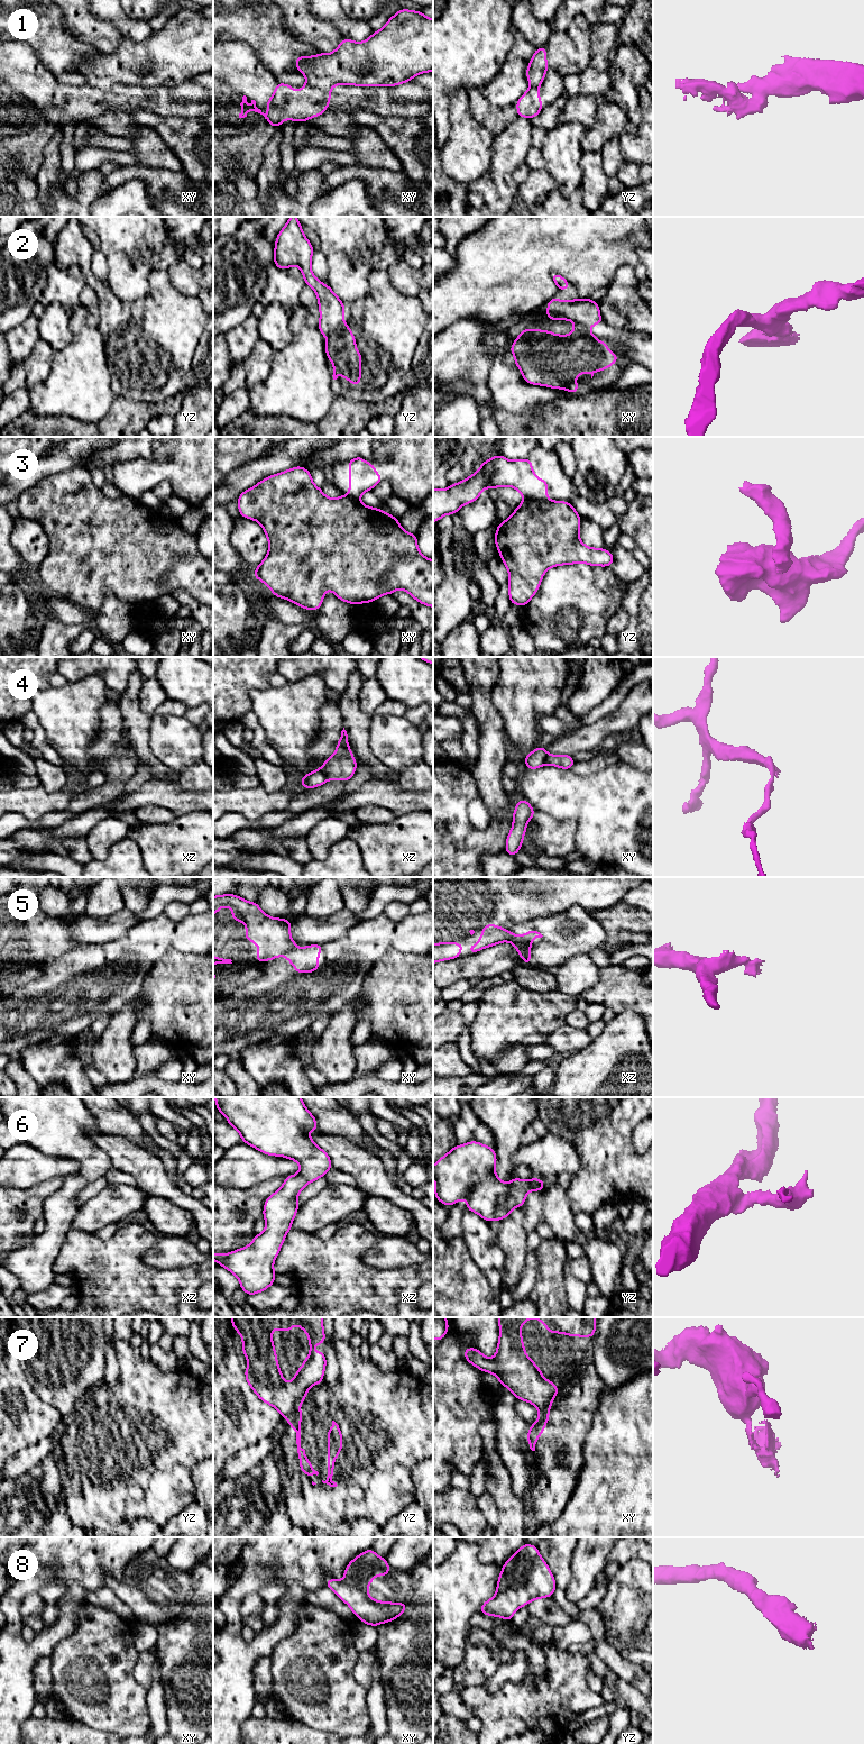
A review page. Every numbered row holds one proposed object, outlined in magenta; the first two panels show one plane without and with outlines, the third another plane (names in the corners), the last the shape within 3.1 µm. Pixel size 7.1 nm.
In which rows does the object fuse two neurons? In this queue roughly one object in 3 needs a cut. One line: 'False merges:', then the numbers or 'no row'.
False merges: 1, 3, 4, 5, 7

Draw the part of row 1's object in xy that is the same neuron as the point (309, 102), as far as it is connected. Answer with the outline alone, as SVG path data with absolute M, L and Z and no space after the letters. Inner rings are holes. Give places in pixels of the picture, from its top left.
M278 82L274 95L267 99L269 115L264 113L251 100L251 107L247 108L247 97L242 97L241 112L239 118L247 117L249 111L255 111L265 117L272 127L283 125L284 119L297 122L306 121L310 118L324 113L331 99L331 90L320 90L310 85L302 85L297 94L294 94L294 86Z

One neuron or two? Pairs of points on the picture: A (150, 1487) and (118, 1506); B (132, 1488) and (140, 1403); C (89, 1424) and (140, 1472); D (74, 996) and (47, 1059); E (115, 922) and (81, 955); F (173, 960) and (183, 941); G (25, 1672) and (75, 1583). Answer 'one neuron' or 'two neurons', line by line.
A: one neuron
B: one neuron
C: one neuron
D: two neurons
E: two neurons
F: two neurons
G: one neuron

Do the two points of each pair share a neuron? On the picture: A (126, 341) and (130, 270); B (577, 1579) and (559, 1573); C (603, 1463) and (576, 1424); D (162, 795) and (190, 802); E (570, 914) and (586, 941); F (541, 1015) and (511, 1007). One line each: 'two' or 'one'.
A: two
B: two
C: two
D: one
E: one
F: one

